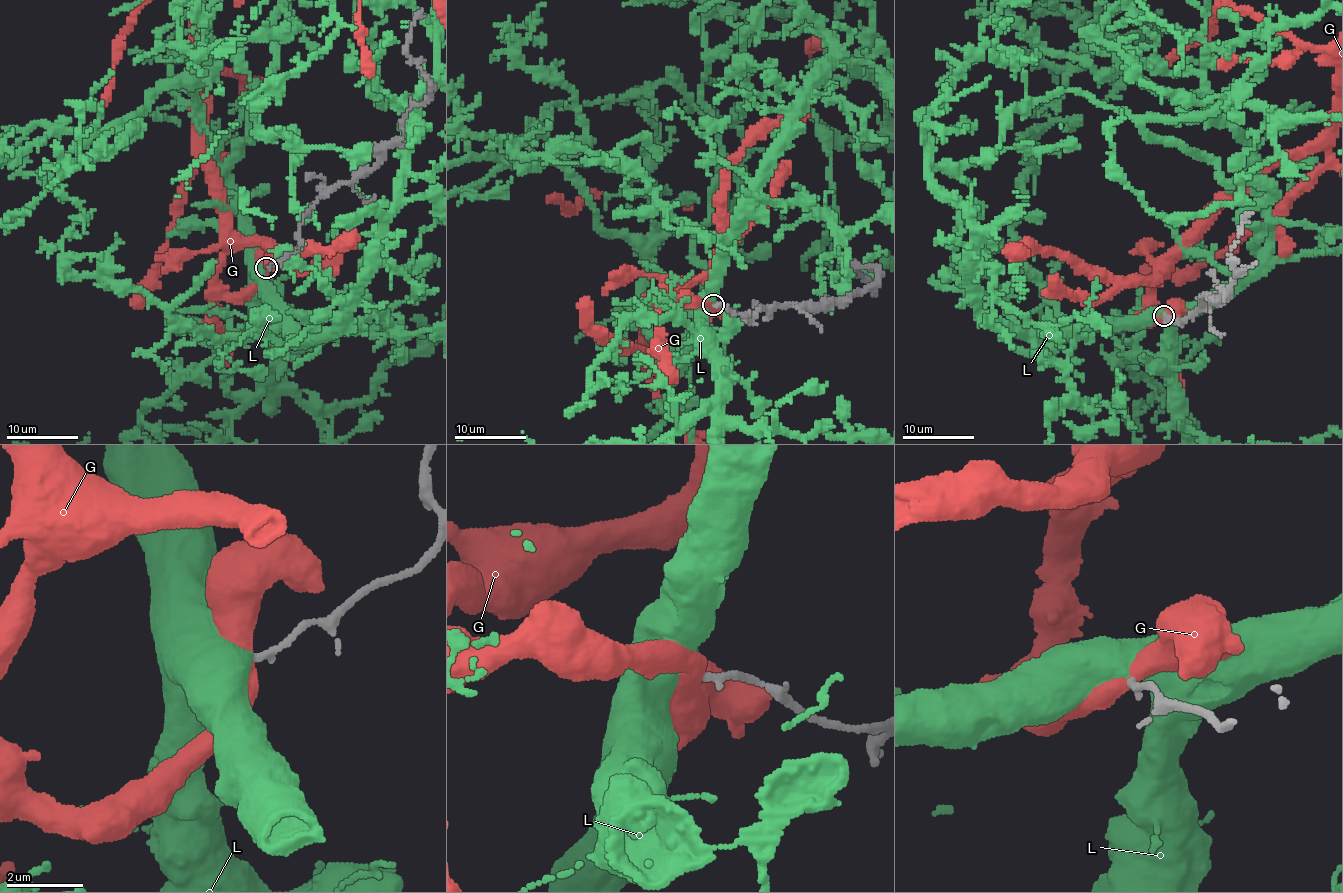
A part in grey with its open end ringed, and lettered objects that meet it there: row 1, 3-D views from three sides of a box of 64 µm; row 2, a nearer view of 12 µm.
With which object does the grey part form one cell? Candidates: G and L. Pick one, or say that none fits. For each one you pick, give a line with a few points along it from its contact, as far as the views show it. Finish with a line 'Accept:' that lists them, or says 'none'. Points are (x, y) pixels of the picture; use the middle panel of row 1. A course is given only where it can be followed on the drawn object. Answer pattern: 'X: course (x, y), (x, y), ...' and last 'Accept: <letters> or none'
Accept: L

